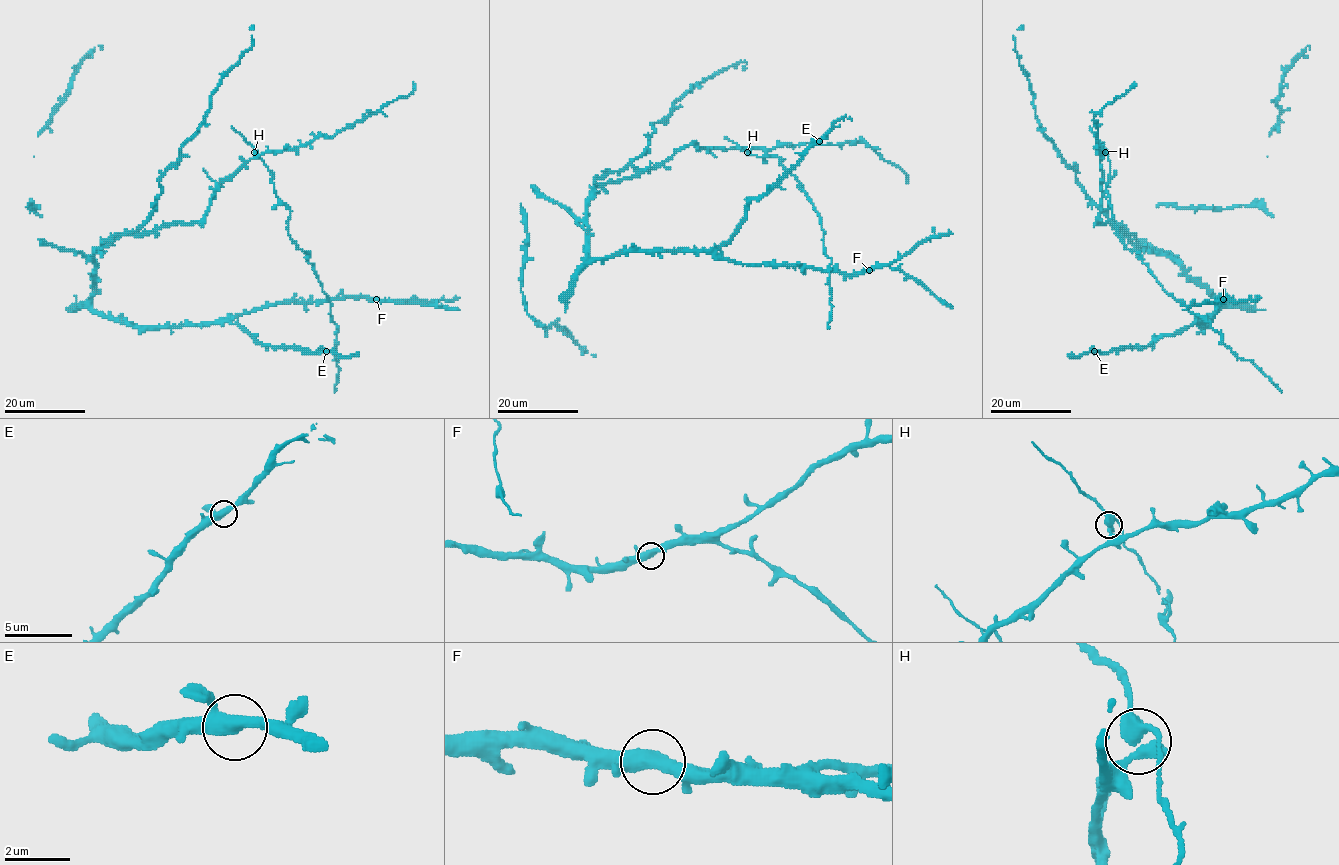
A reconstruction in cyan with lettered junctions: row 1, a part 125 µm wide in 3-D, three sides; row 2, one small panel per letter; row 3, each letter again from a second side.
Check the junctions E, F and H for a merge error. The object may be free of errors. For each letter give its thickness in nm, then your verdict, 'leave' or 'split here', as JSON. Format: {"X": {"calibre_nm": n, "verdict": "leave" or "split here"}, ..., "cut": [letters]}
{"E": {"calibre_nm": 380, "verdict": "leave"}, "F": {"calibre_nm": 400, "verdict": "leave"}, "H": {"calibre_nm": 380, "verdict": "leave"}, "cut": []}

